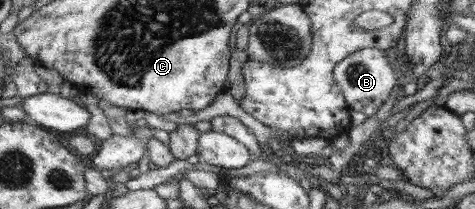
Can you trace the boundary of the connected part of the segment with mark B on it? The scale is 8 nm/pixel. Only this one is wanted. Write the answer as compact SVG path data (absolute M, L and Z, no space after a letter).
M361 48L352 53L337 64L334 77L344 90L349 107L368 116L375 115L377 109L390 99L395 86L401 80L398 69L389 63L385 50L377 48Z

